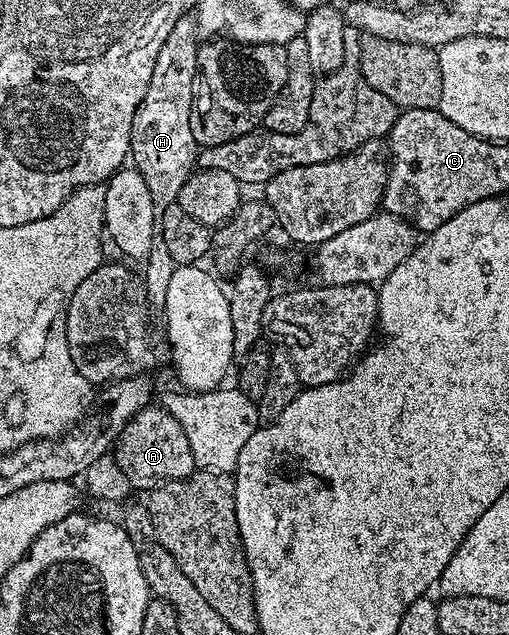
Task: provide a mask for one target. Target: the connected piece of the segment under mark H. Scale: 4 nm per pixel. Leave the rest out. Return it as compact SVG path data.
M195 16L180 17L178 23L174 23L174 31L166 35L162 51L158 51L154 75L150 75L150 87L146 87L146 95L134 115L130 161L142 179L146 179L150 199L154 199L154 207L158 211L176 204L182 183L186 183L198 161L198 146L194 131L190 131L194 86L198 80L197 48Z

